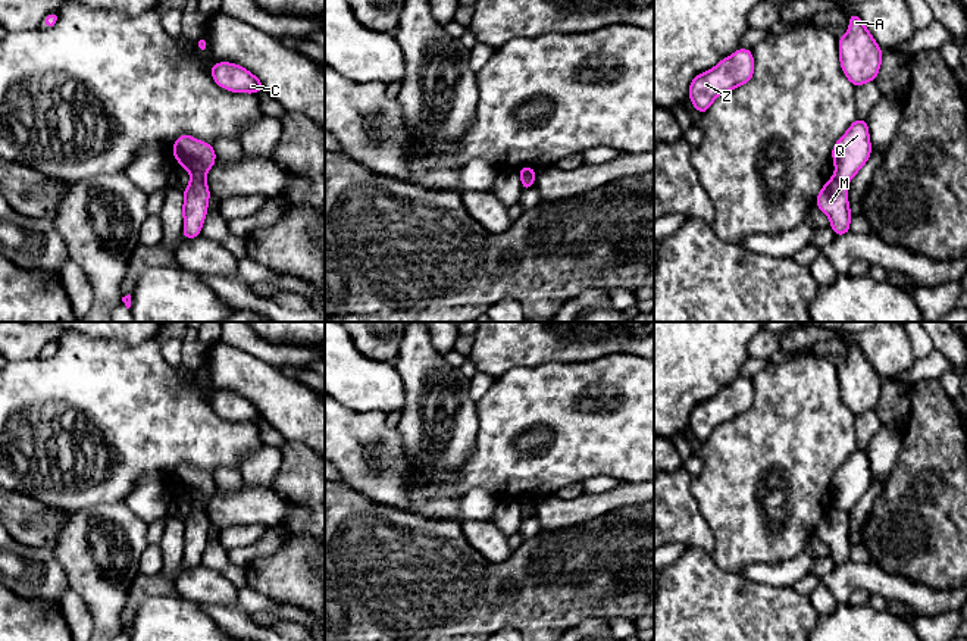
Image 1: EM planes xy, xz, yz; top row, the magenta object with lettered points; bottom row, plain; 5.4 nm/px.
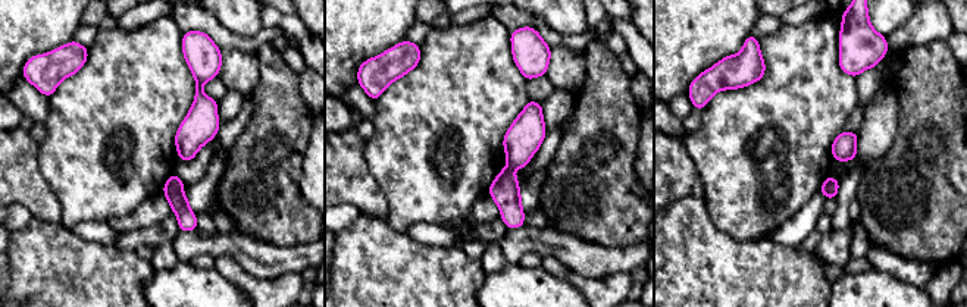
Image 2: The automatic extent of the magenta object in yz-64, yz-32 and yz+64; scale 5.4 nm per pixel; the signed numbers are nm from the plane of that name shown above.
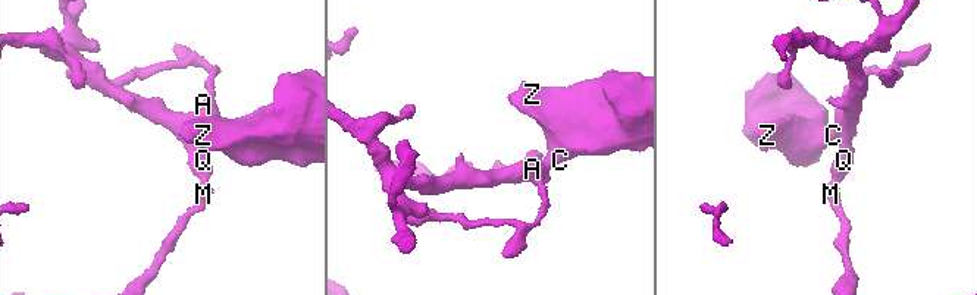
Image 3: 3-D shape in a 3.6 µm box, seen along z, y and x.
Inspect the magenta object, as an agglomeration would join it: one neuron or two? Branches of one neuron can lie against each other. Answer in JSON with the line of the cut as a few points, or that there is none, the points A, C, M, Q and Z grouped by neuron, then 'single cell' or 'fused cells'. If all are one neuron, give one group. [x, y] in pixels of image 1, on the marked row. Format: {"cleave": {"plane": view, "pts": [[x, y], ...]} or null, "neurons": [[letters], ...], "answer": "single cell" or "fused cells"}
{"cleave": {"plane": "xy", "pts": [[191, 177], [205, 180]]}, "neurons": [["A", "C", "Q", "Z"], ["M"]], "answer": "fused cells"}

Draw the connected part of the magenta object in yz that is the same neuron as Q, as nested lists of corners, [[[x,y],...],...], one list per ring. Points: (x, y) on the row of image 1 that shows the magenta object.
[[[855,119],[832,147],[835,178],[849,182],[871,156],[867,119]]]

